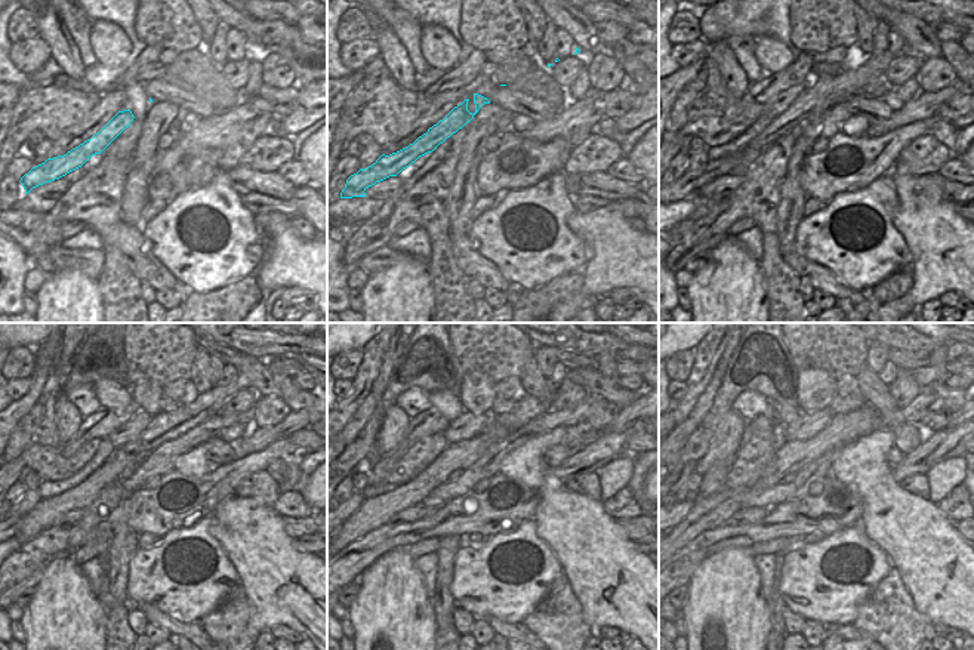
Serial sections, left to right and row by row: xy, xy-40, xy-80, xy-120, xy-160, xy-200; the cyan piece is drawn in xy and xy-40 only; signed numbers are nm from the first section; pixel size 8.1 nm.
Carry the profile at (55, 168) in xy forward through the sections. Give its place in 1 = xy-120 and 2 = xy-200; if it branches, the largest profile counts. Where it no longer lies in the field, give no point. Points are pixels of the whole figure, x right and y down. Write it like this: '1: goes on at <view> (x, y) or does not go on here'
1: goes on at xy-120 (166, 425)
2: goes on at xy-200 (924, 376)

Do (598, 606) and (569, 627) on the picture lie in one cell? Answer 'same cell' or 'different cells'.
different cells

